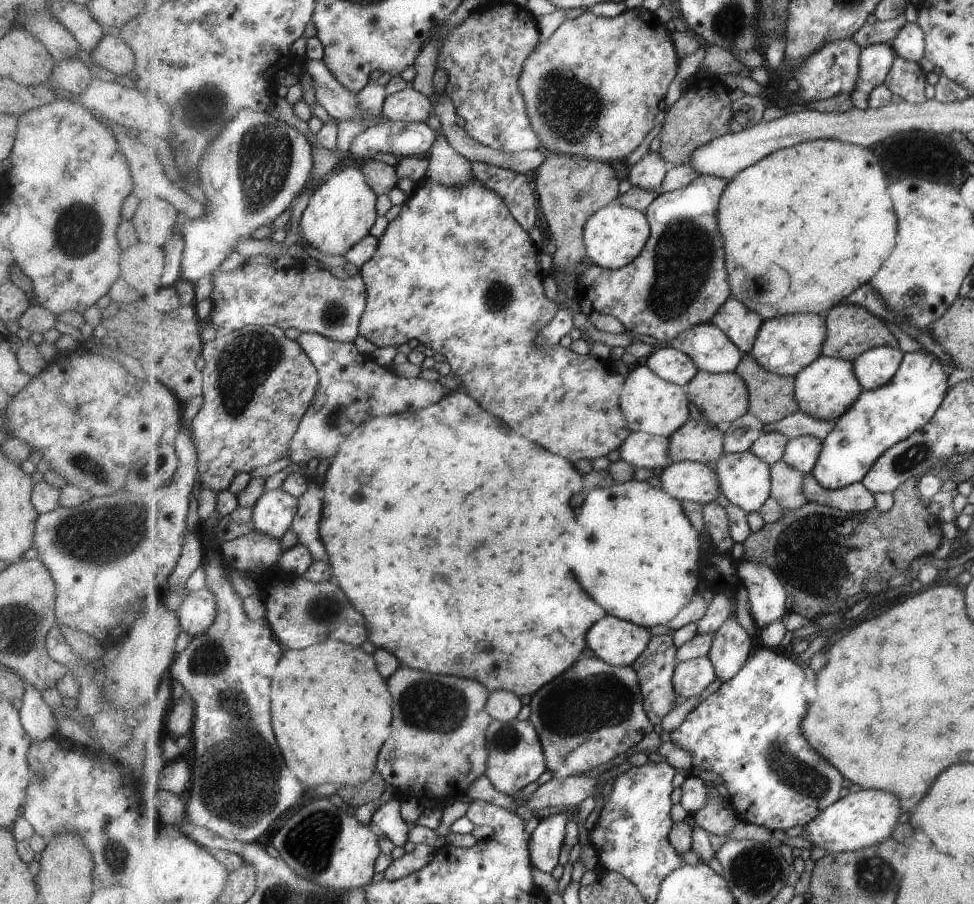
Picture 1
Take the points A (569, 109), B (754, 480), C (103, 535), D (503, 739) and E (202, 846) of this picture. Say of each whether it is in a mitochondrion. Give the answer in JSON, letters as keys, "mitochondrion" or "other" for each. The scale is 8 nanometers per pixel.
{"A":"mitochondrion","B":"other","C":"mitochondrion","D":"mitochondrion","E":"other"}

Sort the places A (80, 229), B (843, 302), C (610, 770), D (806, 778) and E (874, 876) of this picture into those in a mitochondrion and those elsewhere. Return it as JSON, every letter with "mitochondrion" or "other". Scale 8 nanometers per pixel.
{"A":"mitochondrion","B":"other","C":"other","D":"mitochondrion","E":"mitochondrion"}

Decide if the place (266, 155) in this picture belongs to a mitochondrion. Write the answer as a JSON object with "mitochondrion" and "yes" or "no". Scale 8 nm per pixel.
{"mitochondrion":"yes"}

